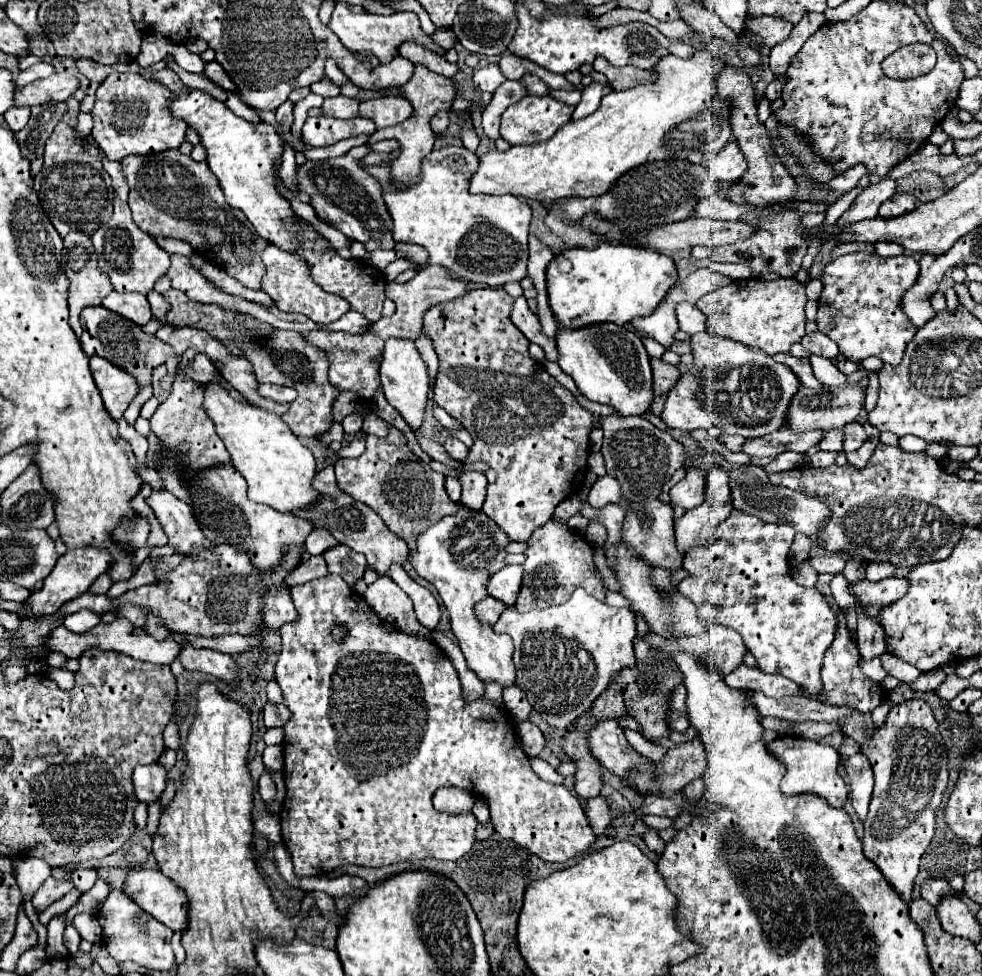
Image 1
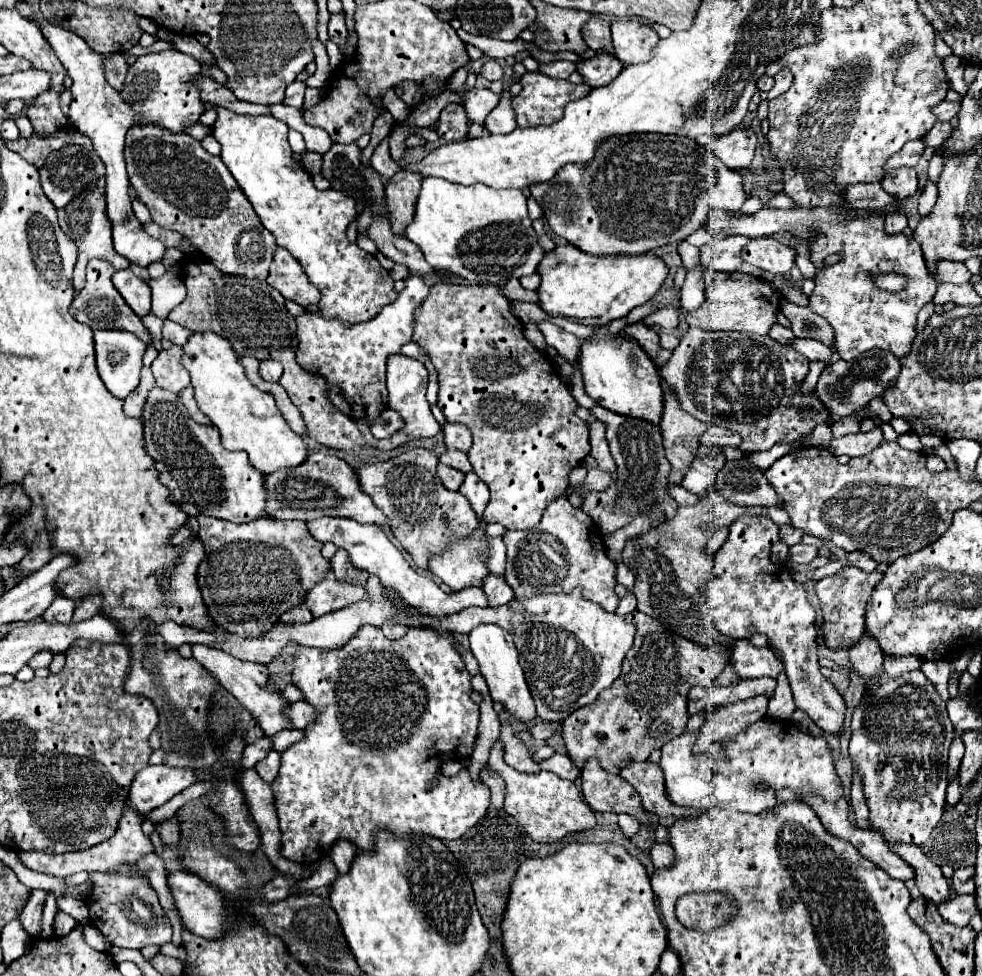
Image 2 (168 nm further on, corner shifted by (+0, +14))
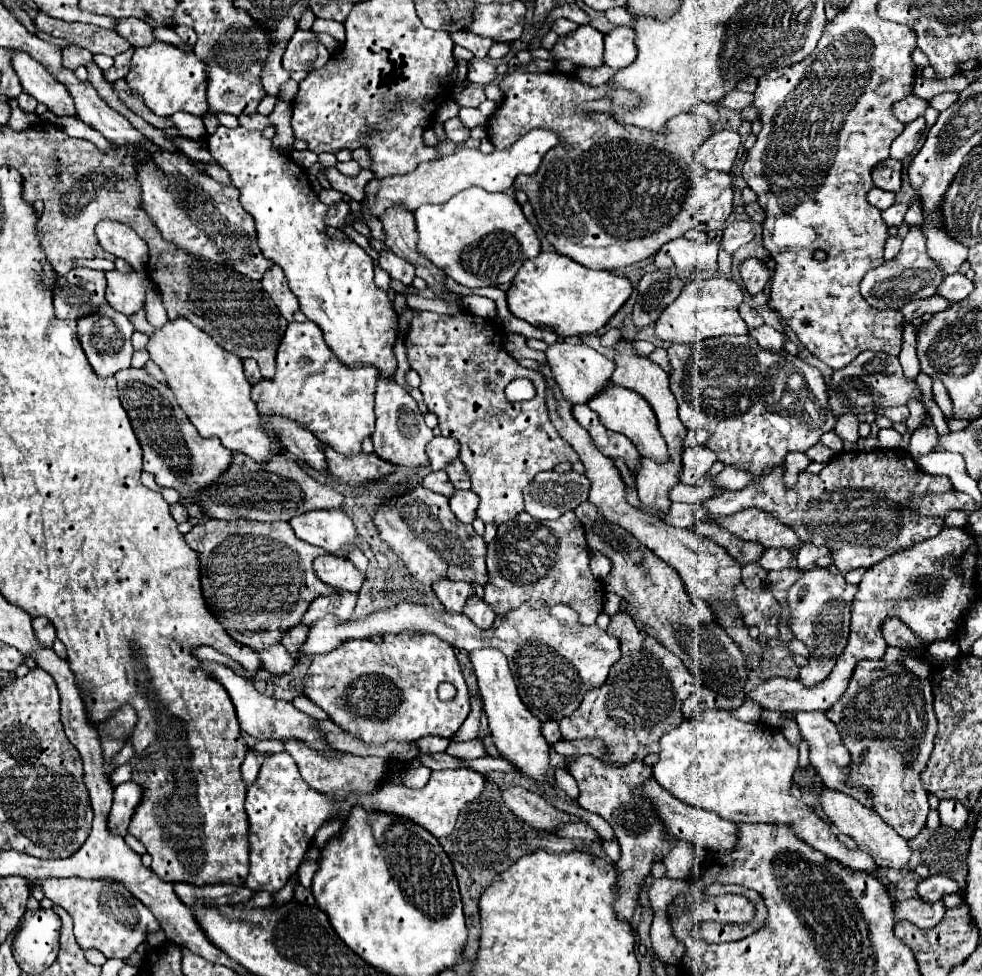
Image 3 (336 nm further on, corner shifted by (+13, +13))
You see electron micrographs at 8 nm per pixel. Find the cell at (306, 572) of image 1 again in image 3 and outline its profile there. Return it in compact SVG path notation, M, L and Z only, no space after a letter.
M318 556L314 560L314 570L318 578L330 586L346 588L346 590L360 590L364 582L364 574L358 572L350 560L338 558L338 556Z

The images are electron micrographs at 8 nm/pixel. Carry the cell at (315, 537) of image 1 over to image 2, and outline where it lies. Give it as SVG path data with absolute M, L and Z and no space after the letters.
M323 517L323 519L315 519L307 523L307 529L311 531L311 535L321 541L321 543L333 543L341 549L345 549L349 553L351 563L357 569L367 571L369 575L379 577L381 585L385 589L395 591L405 603L417 607L419 611L427 613L429 617L447 617L451 613L459 613L467 607L487 607L487 595L483 593L483 589L479 587L469 587L457 593L443 593L437 583L433 583L431 579L419 575L417 571L413 571L409 567L409 563L405 561L405 557L401 555L401 551L385 537L385 533L381 531L381 527L377 525L363 525L359 521L353 519L341 519L341 517Z

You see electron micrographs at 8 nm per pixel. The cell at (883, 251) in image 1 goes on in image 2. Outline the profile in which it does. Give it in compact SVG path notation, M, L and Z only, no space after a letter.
M891 213L891 217L885 217L885 231L887 233L901 233L907 227L907 215L905 213Z

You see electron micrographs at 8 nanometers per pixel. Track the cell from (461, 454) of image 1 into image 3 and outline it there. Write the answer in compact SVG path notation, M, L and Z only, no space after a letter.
M436 436L426 446L426 454L430 458L432 470L444 470L446 462L452 462L454 458L458 458L458 450L460 450L460 442L458 440L446 438L446 436Z

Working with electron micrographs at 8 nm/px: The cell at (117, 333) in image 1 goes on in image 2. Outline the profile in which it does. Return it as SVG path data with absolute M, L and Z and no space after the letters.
M91 259L87 265L87 285L75 295L75 299L71 303L71 315L77 321L89 325L93 331L97 331L97 329L127 329L127 331L143 337L145 343L151 343L151 337L141 323L141 317L131 313L131 307L123 301L123 297L115 289L115 285L111 281L113 275L115 275L115 269L109 261Z

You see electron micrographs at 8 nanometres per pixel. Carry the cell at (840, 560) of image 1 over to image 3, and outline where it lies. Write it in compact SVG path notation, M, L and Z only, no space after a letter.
M766 550L760 558L760 566L766 570L782 570L792 564L790 550Z

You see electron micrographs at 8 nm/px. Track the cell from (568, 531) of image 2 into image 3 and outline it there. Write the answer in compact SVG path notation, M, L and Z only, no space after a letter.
M522 512L514 520L504 522L498 526L496 538L488 544L488 554L486 554L486 566L488 566L488 584L484 600L492 604L496 614L506 614L506 610L518 608L522 602L530 602L534 606L542 604L566 604L578 610L580 622L582 624L594 624L596 616L604 608L604 586L590 574L588 568L588 544L584 538L584 528L580 520L572 514L566 512L558 520L552 522L538 522L530 518L530 514Z

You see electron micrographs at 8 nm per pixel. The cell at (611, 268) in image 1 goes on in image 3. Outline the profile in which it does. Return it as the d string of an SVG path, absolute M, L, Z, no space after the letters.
M540 252L534 260L526 260L526 262L522 264L520 272L516 274L516 278L512 280L512 288L508 290L508 308L510 308L510 312L512 312L516 318L522 318L522 320L530 322L532 326L548 326L548 328L552 328L556 334L562 334L562 336L582 336L582 334L592 334L592 332L598 332L600 328L604 328L604 326L608 324L608 320L624 306L624 302L630 298L630 294L632 294L632 282L630 282L626 276L618 276L618 274L614 274L614 272L610 272L610 270L590 270L590 268L586 268L586 266L582 266L582 264L578 264L578 262L574 262L574 260L566 258L566 256L562 256L562 254L558 254L558 252Z

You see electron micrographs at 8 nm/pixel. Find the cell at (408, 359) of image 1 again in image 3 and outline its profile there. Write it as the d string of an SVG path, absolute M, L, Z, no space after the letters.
M380 374L376 382L376 430L372 434L374 454L394 464L418 468L422 464L428 464L426 444L432 438L434 438L434 432L426 426L416 400L392 376Z

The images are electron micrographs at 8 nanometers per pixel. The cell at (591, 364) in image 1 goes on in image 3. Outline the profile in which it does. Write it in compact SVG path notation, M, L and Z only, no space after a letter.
M610 380L600 392L596 392L588 400L588 406L600 416L600 420L602 420L602 424L606 424L606 428L628 436L634 442L634 446L638 446L638 452L642 456L654 458L658 462L662 462L662 458L666 458L666 442L664 442L664 438L662 438L662 434L658 430L656 416L654 416L650 404L640 394L636 394L630 388L618 386L618 384L614 384Z

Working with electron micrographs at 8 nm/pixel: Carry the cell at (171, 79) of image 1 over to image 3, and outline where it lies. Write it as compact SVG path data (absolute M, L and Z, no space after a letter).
M258 112L256 114L240 114L238 122L240 122L240 126L244 126L248 130L264 130L266 126L270 126L268 116L262 116Z

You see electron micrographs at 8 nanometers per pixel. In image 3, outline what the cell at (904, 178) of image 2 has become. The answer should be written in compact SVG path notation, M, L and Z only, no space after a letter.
M892 158L884 160L872 170L874 186L888 190L888 192L898 192L902 184L902 162L894 162Z

